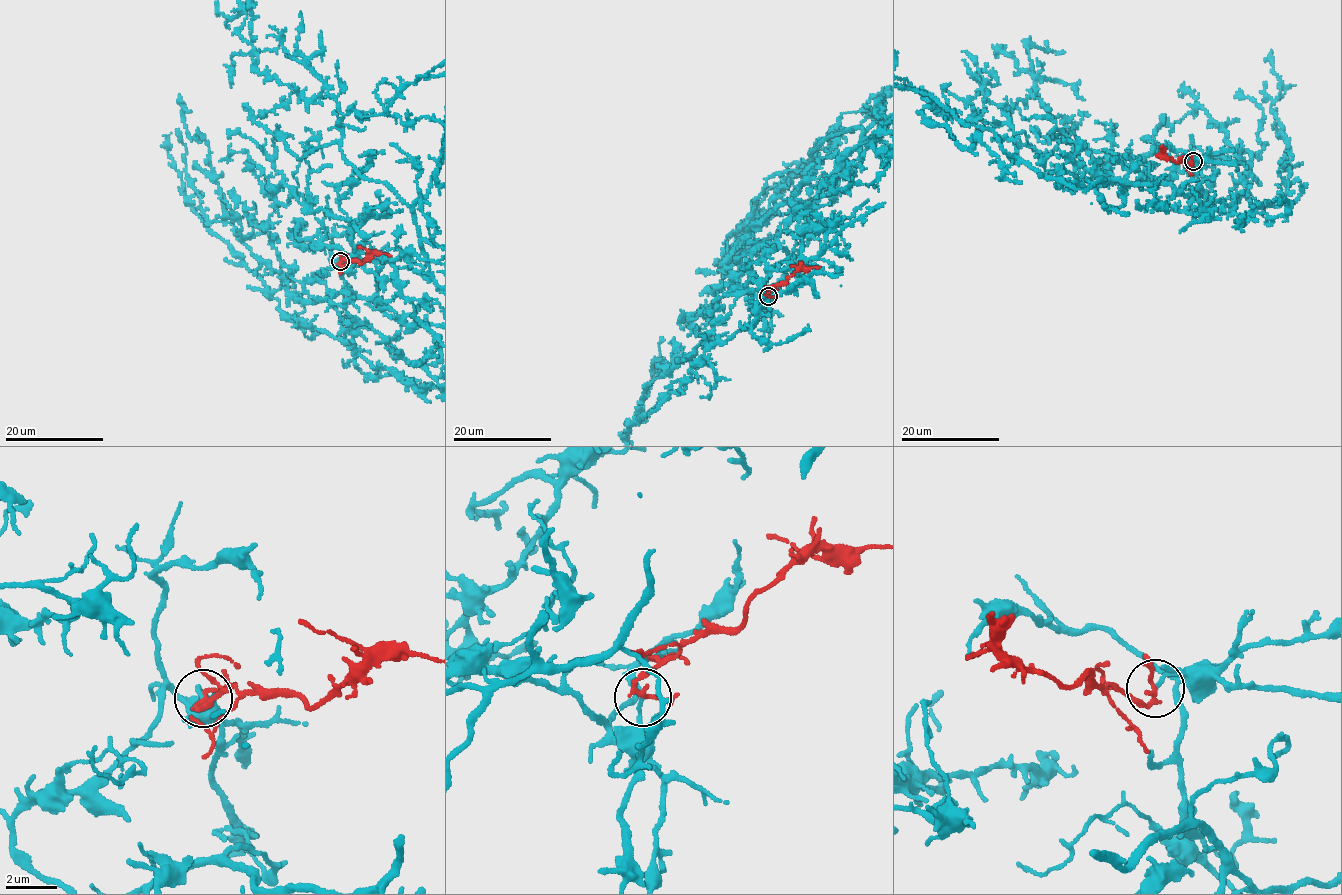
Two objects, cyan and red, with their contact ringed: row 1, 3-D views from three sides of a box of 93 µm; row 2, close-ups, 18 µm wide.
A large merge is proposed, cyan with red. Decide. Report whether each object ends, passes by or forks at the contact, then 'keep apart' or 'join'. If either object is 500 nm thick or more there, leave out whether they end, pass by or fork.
cyan ends there; red passes by; keep apart

